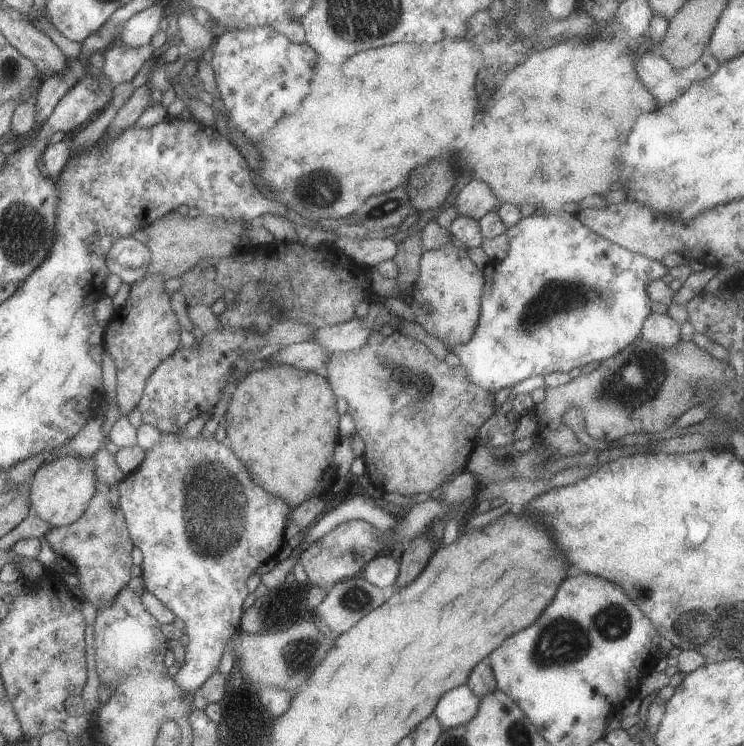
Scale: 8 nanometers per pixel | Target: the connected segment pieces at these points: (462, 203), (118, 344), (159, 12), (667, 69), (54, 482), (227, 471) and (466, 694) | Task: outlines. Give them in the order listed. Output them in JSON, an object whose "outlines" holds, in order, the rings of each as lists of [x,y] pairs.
{"outlines":[[[[472,180],[458,192],[454,206],[459,216],[480,221],[486,214],[498,210],[500,204],[487,183]]],[[[150,275],[134,285],[126,306],[115,312],[107,326],[107,350],[119,369],[119,388],[114,394],[124,415],[140,407],[152,374],[182,348],[180,318],[172,308],[172,293],[166,292],[166,279]]],[[[164,2],[144,10],[121,30],[118,44],[133,48],[150,45],[156,32],[166,26],[166,7]]],[[[642,51],[635,58],[633,66],[642,85],[662,104],[679,98],[694,82],[715,74],[721,64],[707,52],[693,66],[677,70],[662,55]]],[[[68,456],[48,462],[37,473],[32,482],[31,504],[34,513],[52,527],[70,527],[78,523],[91,508],[97,494],[99,477],[93,461]]],[[[164,433],[163,440],[159,446],[147,451],[145,462],[139,470],[127,476],[127,480],[122,482],[121,496],[122,509],[127,515],[131,535],[133,536],[136,548],[140,548],[145,555],[145,562],[142,566],[143,576],[147,583],[147,591],[155,595],[162,604],[170,609],[177,617],[186,622],[186,634],[190,639],[187,646],[186,663],[177,674],[177,681],[185,688],[187,693],[194,693],[202,689],[208,680],[220,673],[222,658],[230,642],[242,632],[245,618],[244,602],[250,596],[249,581],[257,572],[263,572],[275,564],[275,559],[279,556],[282,548],[287,544],[287,529],[293,509],[277,495],[271,494],[264,487],[259,486],[250,473],[249,467],[238,457],[228,440],[220,442],[216,436],[214,438],[184,438],[180,433]]],[[[467,685],[446,692],[438,702],[434,715],[444,729],[467,724],[478,714],[481,698],[475,696]]]]}

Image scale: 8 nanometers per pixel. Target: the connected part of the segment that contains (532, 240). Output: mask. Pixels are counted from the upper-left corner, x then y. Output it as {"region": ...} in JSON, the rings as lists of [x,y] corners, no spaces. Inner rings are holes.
{"region":[[[560,207],[538,209],[533,215],[518,220],[514,227],[507,228],[505,234],[509,239],[509,250],[506,259],[498,263],[489,262],[483,270],[485,277],[484,291],[481,299],[478,327],[474,332],[474,336],[472,336],[470,342],[457,345],[453,350],[460,359],[460,366],[471,385],[478,386],[494,395],[498,391],[506,389],[508,386],[514,387],[532,376],[546,377],[557,371],[569,373],[574,368],[584,367],[591,362],[602,363],[604,360],[613,358],[617,355],[616,352],[622,352],[635,339],[641,337],[644,322],[650,316],[653,306],[647,287],[653,281],[662,279],[669,274],[668,267],[662,261],[631,252],[606,238],[600,237],[598,234],[591,232],[586,226],[583,226],[578,216],[567,214]]]}

